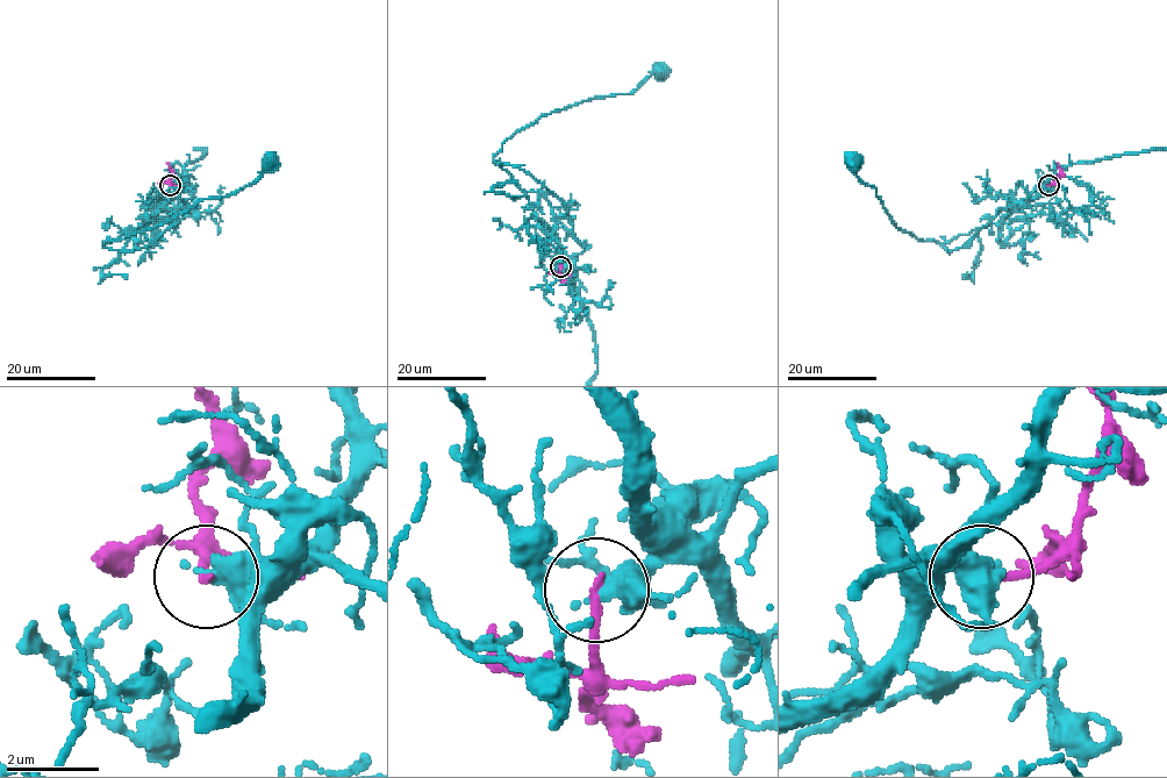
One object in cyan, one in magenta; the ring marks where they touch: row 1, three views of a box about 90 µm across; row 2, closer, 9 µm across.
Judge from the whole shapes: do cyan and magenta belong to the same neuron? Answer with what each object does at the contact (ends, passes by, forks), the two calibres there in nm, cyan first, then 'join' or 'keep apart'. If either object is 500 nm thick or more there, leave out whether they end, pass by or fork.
cyan passes by; magenta ends there; 400 nm thick on the cyan side, 190 nm on the other; keep apart

